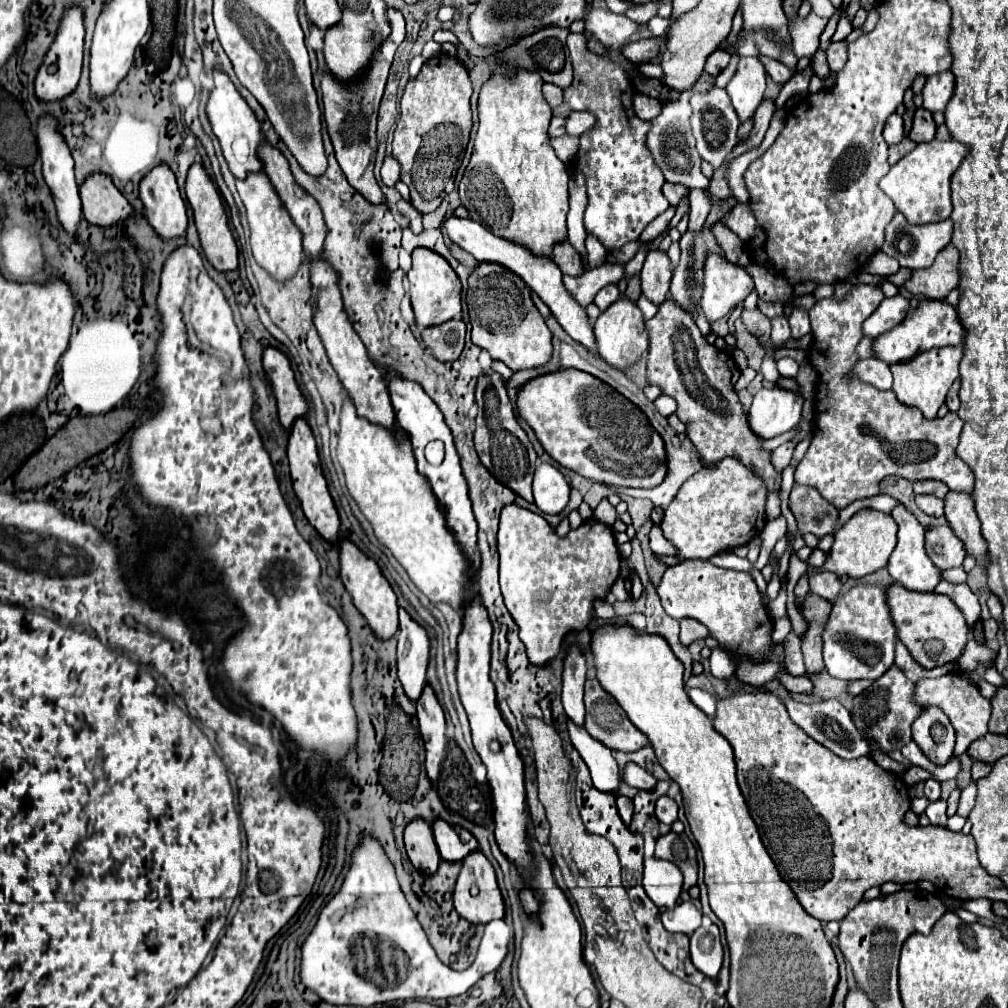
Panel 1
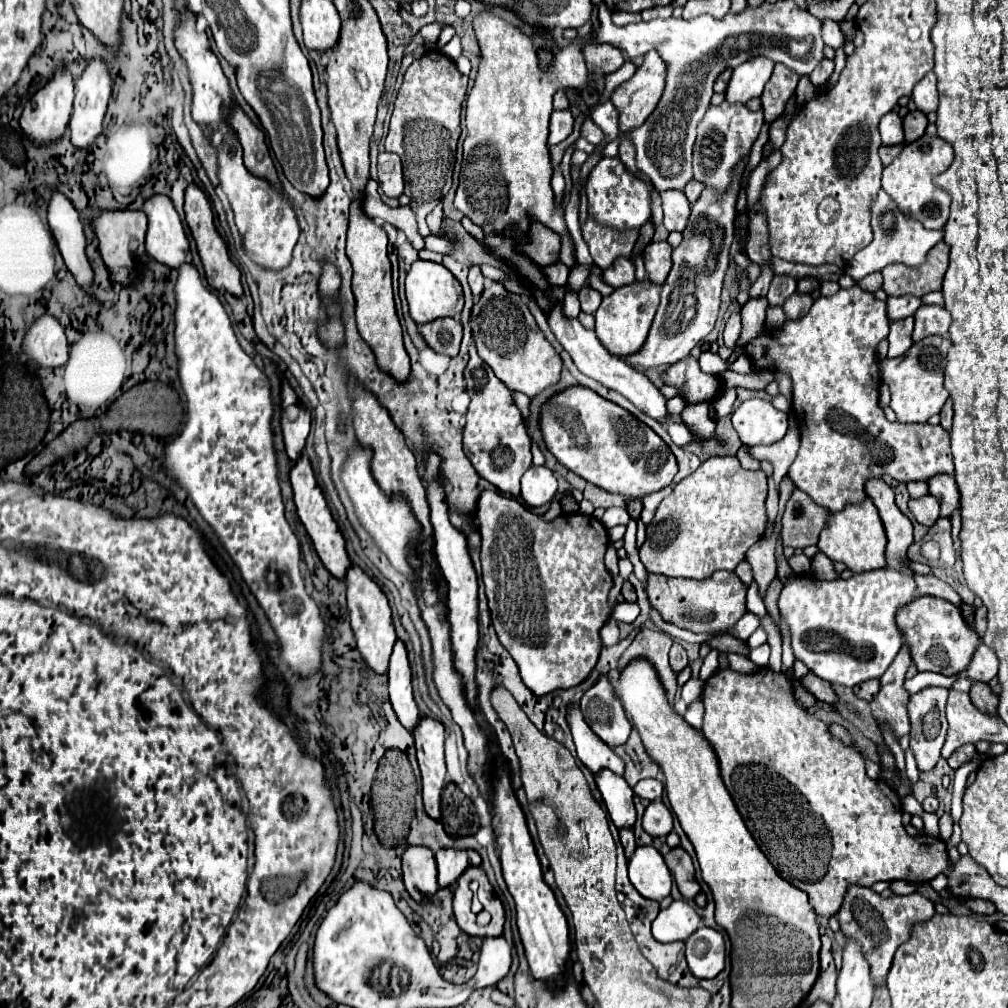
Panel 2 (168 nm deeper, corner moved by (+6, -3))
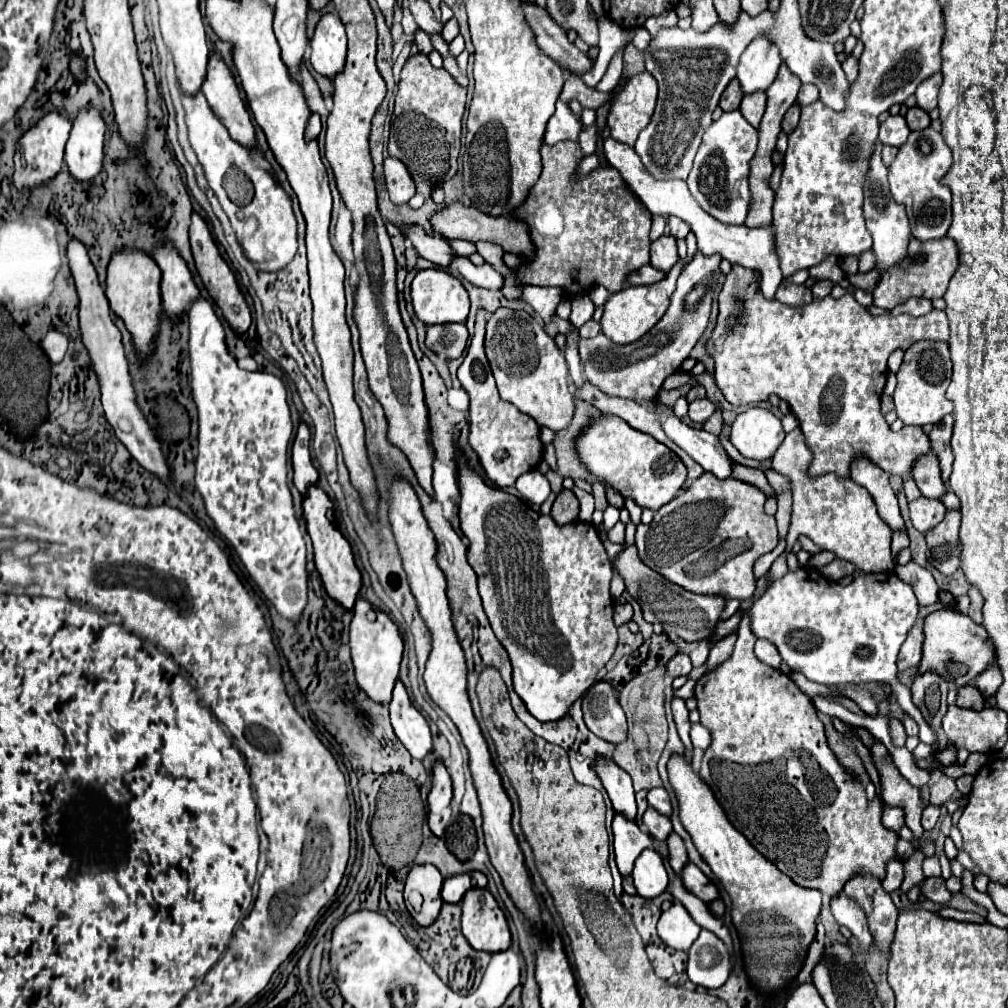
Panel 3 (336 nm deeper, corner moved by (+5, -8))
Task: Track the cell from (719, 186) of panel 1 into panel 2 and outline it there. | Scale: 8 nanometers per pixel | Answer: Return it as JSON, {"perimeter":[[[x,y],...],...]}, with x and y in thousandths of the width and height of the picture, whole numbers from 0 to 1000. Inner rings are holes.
{"perimeter":[[[737,163],[731,165],[731,175],[719,190],[717,196],[711,196],[707,188],[697,188],[695,196],[686,204],[686,216],[678,228],[678,240],[668,248],[668,266],[656,288],[656,302],[646,321],[640,343],[620,355],[624,363],[632,369],[642,369],[652,363],[666,363],[676,355],[682,355],[684,349],[695,339],[709,323],[713,310],[713,294],[717,284],[717,274],[723,264],[723,244],[729,236],[729,198],[733,188],[733,177]]]}

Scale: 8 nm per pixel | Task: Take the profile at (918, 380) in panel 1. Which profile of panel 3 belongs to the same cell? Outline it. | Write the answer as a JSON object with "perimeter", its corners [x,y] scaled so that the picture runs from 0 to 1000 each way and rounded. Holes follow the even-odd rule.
{"perimeter":[[[911,338],[899,346],[893,368],[889,370],[891,382],[885,392],[891,416],[897,422],[919,422],[931,420],[937,412],[944,410],[944,398],[938,396],[938,384],[944,372],[944,358],[938,338]]]}

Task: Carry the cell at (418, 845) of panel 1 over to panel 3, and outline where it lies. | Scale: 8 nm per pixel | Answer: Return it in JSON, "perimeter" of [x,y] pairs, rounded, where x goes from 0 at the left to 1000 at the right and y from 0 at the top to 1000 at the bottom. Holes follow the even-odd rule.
{"perimeter":[[[411,858],[403,870],[403,880],[401,888],[407,884],[415,884],[421,890],[421,896],[417,902],[411,902],[407,898],[405,904],[407,908],[417,916],[417,918],[427,918],[437,906],[438,900],[438,890],[437,890],[437,880],[438,880],[438,868],[431,858]]]}

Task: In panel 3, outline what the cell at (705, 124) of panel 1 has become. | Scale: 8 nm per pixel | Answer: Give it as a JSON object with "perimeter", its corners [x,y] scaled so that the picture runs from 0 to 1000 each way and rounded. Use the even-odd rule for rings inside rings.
{"perimeter":[[[732,108],[716,112],[716,116],[712,120],[706,120],[706,124],[696,134],[696,144],[690,152],[688,166],[681,182],[692,203],[714,221],[736,223],[740,217],[744,201],[742,172],[744,158],[750,152],[750,144],[752,130],[738,118],[738,114]]]}

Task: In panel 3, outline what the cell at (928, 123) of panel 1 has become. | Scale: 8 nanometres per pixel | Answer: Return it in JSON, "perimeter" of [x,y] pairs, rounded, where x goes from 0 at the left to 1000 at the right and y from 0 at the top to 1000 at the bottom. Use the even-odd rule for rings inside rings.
{"perimeter":[[[905,106],[901,112],[899,112],[899,120],[901,120],[901,126],[903,130],[915,130],[923,124],[923,116],[919,110],[915,110],[913,106]]]}

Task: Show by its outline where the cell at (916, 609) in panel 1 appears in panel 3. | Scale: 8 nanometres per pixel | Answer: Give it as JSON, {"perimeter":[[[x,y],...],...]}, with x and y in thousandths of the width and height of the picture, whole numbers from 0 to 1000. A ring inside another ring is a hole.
{"perimeter":[[[933,604],[917,614],[917,640],[915,656],[911,660],[913,668],[927,666],[935,674],[948,678],[948,682],[960,680],[974,664],[986,656],[986,642],[974,620],[968,620],[960,610],[950,606]]]}

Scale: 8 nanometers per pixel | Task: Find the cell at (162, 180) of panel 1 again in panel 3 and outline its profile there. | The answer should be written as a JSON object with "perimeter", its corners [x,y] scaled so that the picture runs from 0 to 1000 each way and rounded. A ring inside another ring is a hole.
{"perimeter":[[[163,237],[151,247],[151,257],[161,269],[161,299],[165,311],[175,316],[198,293],[185,259],[179,255],[171,239]]]}

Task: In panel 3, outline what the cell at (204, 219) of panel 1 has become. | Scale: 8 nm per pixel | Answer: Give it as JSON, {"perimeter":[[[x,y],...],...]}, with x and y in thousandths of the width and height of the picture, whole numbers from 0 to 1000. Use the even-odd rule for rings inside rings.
{"perimeter":[[[190,211],[190,223],[188,223],[188,241],[190,241],[190,251],[192,251],[192,259],[194,259],[194,267],[200,275],[200,281],[202,285],[206,287],[208,295],[214,299],[214,303],[220,307],[224,318],[230,322],[230,326],[234,330],[244,330],[246,324],[248,324],[248,307],[246,307],[246,301],[242,299],[242,293],[236,285],[236,279],[230,271],[230,267],[226,265],[226,261],[220,257],[218,253],[218,247],[204,223],[204,219],[196,213],[196,211]]]}

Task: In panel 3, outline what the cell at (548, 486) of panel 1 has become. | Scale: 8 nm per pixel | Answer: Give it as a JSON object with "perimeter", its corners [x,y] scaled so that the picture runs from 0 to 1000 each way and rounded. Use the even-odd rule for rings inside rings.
{"perimeter":[[[534,465],[524,467],[522,471],[516,471],[512,485],[520,495],[524,495],[530,501],[538,501],[546,491],[546,479]]]}

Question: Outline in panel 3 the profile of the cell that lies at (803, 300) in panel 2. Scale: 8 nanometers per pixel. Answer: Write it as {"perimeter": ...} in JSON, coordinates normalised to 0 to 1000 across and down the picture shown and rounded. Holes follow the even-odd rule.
{"perimeter":[[[776,283],[770,289],[770,299],[784,303],[784,305],[796,305],[806,299],[806,291],[798,283]]]}

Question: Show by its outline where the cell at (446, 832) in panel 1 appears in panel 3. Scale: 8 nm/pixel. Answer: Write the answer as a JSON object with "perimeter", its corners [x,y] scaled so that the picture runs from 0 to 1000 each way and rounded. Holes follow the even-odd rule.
{"perimeter":[[[464,866],[442,870],[440,872],[440,878],[438,878],[438,892],[442,896],[456,896],[456,892],[460,890],[460,886],[466,880],[468,880],[468,874],[466,874],[466,868]]]}

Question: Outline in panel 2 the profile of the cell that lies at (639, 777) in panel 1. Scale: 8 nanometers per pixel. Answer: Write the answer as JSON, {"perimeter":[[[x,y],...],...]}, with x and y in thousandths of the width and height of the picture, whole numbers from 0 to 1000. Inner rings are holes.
{"perimeter":[[[634,774],[628,784],[640,794],[654,794],[658,788],[658,778],[656,774]]]}

